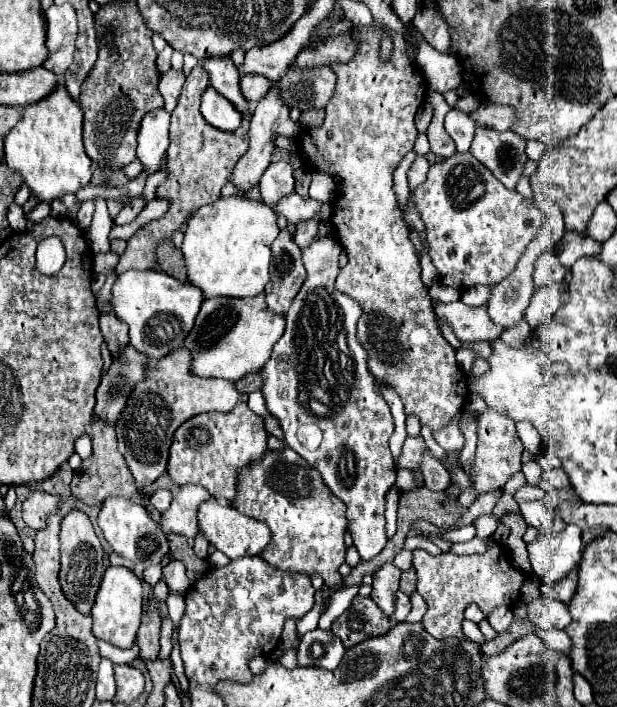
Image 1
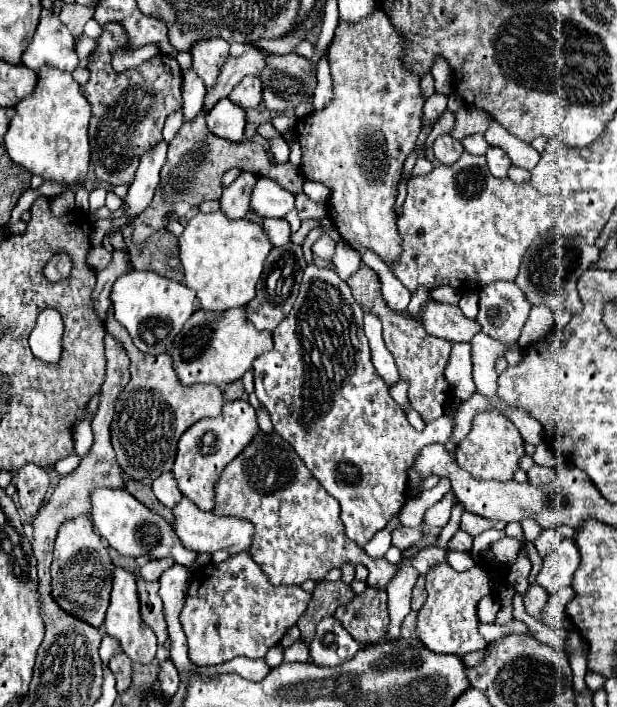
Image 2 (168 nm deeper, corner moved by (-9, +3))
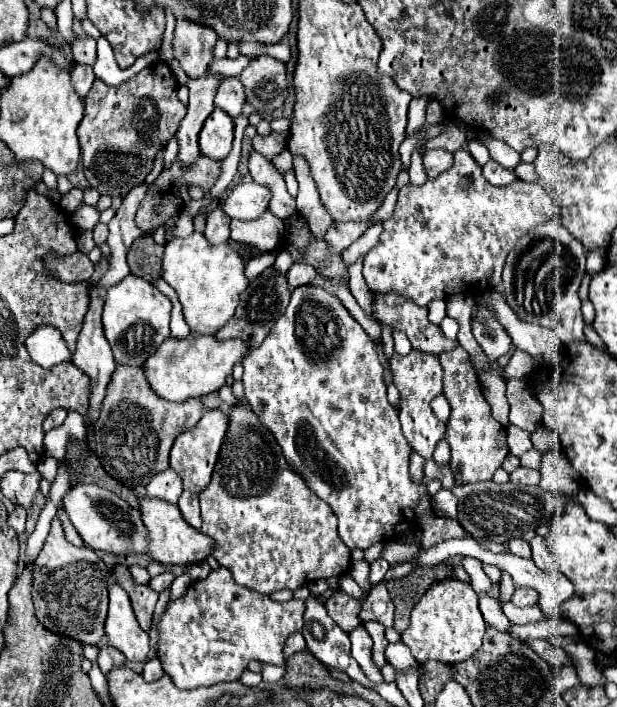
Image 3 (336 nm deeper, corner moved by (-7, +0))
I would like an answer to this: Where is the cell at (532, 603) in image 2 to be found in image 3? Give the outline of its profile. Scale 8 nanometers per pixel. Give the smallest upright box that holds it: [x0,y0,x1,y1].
[511,588,539,608]

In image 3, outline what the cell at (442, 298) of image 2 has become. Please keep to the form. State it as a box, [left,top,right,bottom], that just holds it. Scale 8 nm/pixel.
[427,300,447,324]

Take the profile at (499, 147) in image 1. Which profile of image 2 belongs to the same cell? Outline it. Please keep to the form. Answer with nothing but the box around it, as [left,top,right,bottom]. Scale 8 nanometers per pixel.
[487,147,511,179]

